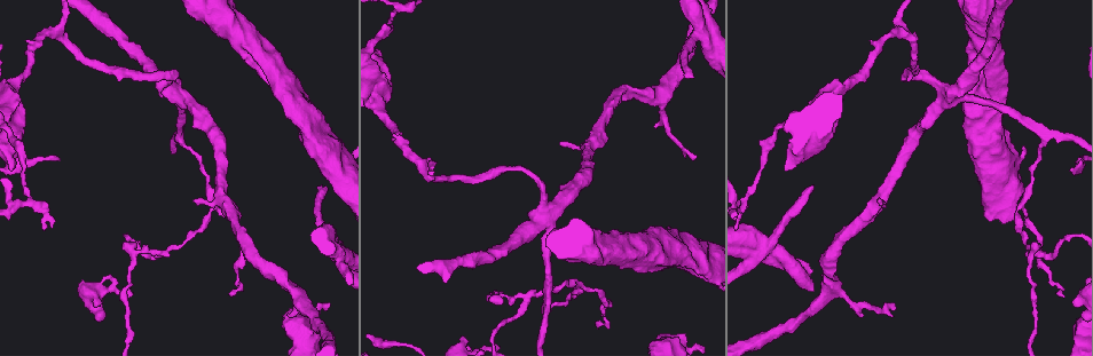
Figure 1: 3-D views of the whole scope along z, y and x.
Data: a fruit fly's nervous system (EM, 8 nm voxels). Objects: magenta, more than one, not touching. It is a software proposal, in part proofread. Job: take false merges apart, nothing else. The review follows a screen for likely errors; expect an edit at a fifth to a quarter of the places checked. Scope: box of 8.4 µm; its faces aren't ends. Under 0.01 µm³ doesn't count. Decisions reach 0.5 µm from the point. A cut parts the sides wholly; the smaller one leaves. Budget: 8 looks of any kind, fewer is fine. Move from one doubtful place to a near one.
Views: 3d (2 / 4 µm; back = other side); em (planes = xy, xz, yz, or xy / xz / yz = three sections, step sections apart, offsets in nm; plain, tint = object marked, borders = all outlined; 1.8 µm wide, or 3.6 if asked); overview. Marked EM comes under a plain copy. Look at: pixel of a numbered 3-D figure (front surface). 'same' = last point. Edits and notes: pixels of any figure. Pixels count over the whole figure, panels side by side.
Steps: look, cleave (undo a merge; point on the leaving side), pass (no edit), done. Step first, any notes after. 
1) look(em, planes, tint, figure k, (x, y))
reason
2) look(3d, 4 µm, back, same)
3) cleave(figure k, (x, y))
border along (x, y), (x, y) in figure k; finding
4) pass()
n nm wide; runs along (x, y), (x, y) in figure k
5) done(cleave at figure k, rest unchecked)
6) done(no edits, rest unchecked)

look(3d, 4 µm, figure 1, (943, 89))
sudden change in width

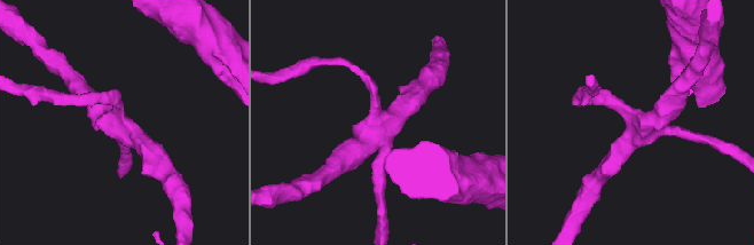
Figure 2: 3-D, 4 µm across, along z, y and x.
look(em, xy, step 16, tint, figure 2, (377, 116))
shape alone is not enough

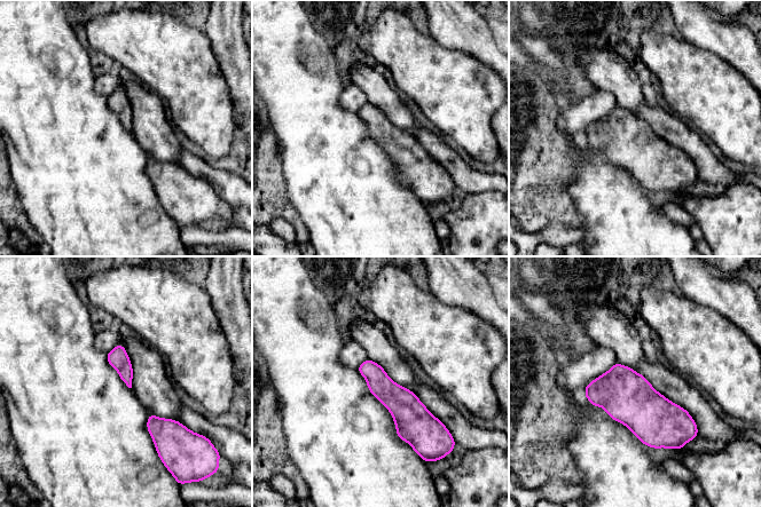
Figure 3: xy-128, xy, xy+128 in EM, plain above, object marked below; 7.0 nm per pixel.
look(em, planes, tint, same)

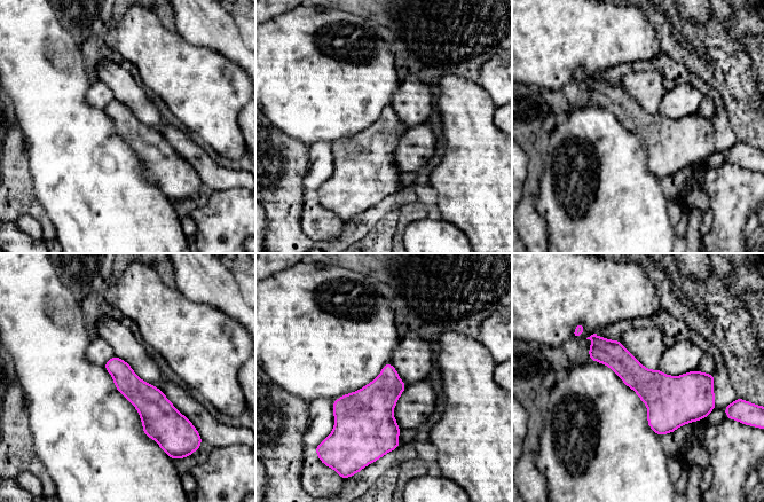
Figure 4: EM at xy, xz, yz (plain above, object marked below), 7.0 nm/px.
pass()
200 nm wide; continuous, no second neuron

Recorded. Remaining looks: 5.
look(em, planes, tint, figure 1, (527, 295))
abrupt turn

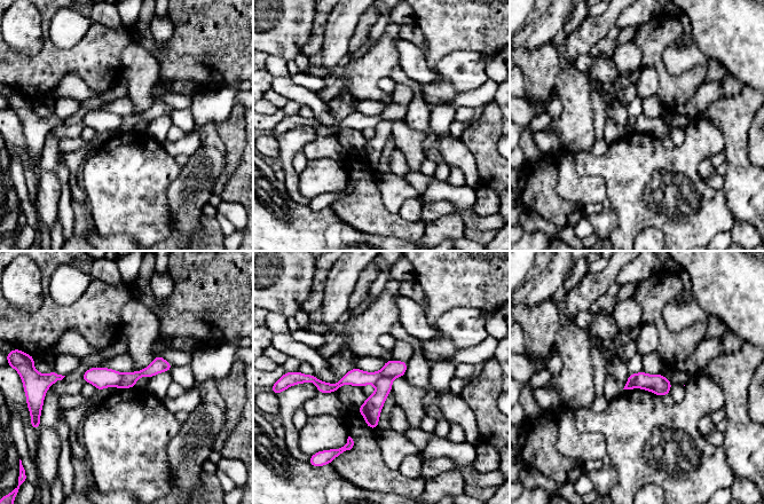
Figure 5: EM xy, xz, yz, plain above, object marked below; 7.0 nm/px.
cleave(figure 5, (371, 408))
140 nm wide; border along (393, 377), (380, 377), (373, 384) in figure 5; two neurons meet here

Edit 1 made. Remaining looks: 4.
look(3d, 4 µm, figure 1, (694, 16))
sharp bend

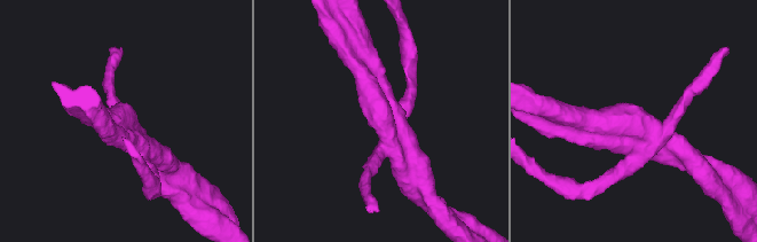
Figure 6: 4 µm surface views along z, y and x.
look(em, planes, tint, figure 6, (125, 123))

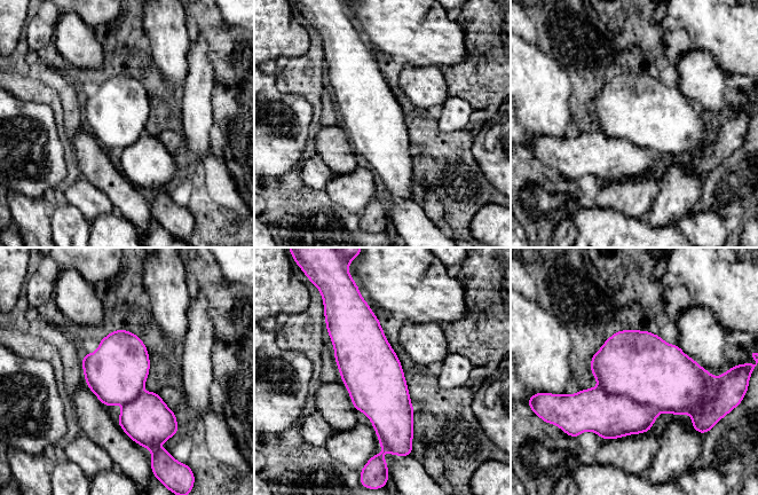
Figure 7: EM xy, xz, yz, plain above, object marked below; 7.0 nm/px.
cleave(figure 7, (731, 387))
border along (716, 377), (713, 393), (691, 415) in figure 7; a second neuron is stuck on

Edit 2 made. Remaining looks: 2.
done(cleave at figure 5, cleave at figure 7, rest unchecked)

